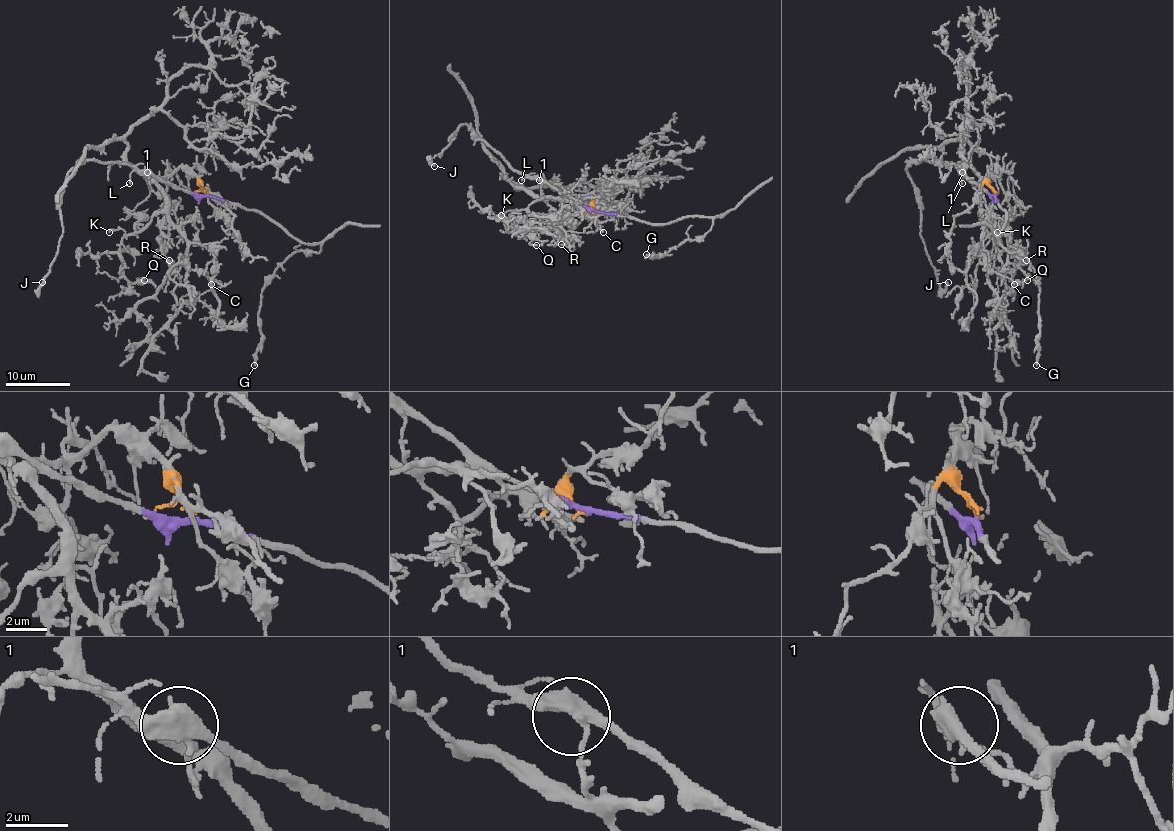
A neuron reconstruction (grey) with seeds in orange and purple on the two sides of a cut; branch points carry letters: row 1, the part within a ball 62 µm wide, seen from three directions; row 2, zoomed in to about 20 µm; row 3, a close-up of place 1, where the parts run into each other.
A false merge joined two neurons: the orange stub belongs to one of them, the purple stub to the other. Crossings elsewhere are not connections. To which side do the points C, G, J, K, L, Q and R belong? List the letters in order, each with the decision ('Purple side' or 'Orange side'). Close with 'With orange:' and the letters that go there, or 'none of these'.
C: Orange side
G: Purple side
J: Purple side
K: Orange side
L: Purple side
Q: Orange side
R: Orange side
With orange: C, K, Q, R

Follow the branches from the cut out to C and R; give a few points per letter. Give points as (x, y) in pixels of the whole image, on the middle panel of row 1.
C: (599, 213), (589, 206), (573, 205), (560, 214), (547, 203), (549, 200), (578, 200), (596, 213), (602, 232)
R: (599, 213), (573, 205), (560, 214), (549, 200), (560, 201), (552, 224), (568, 237), (560, 245)

